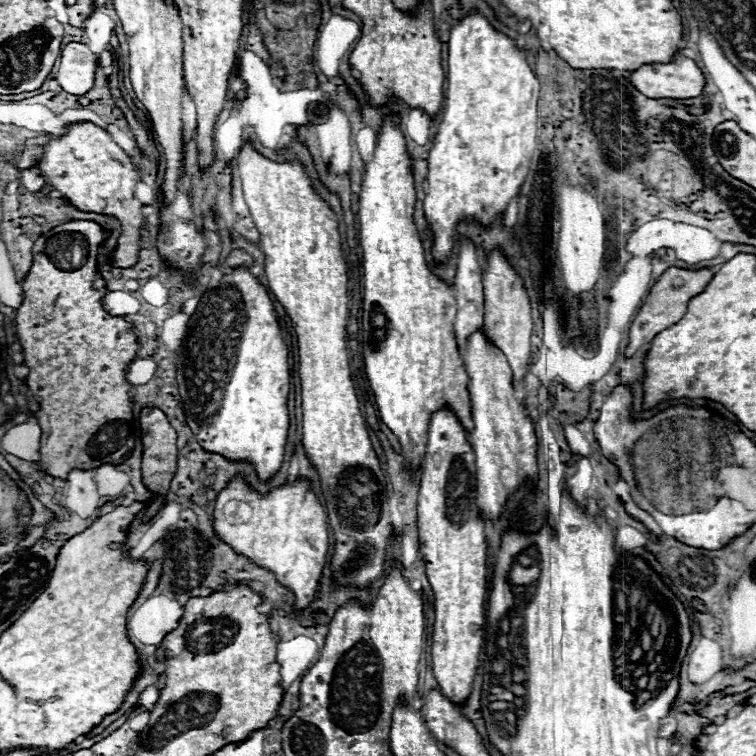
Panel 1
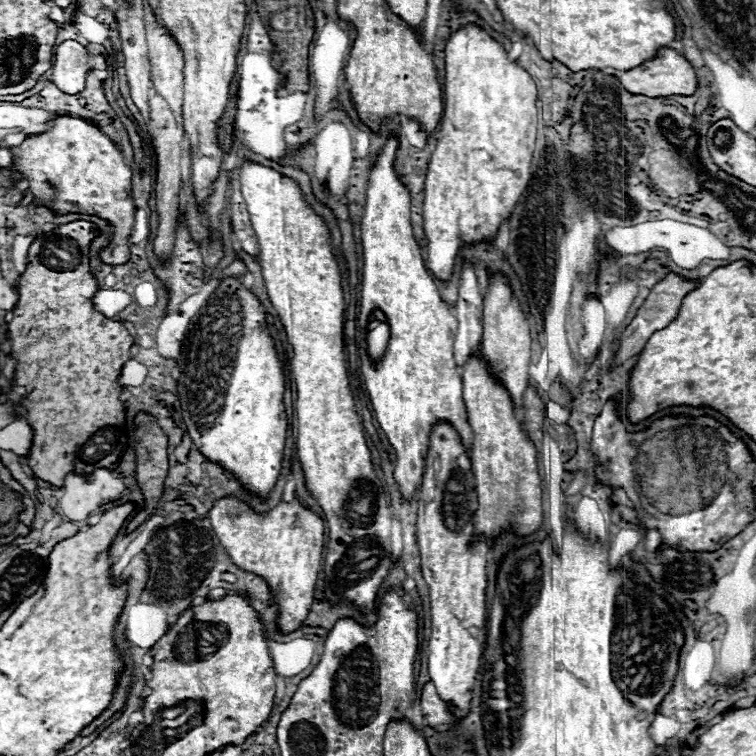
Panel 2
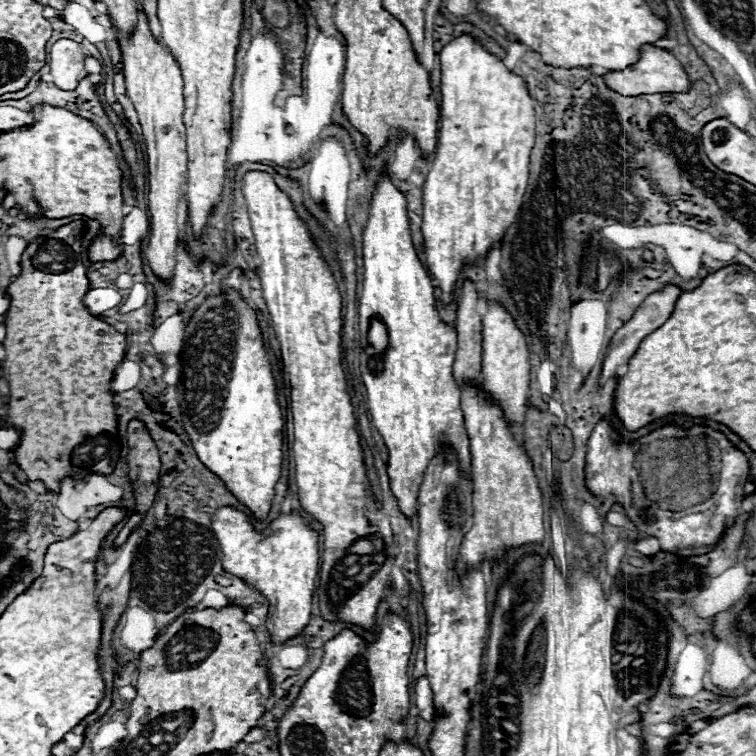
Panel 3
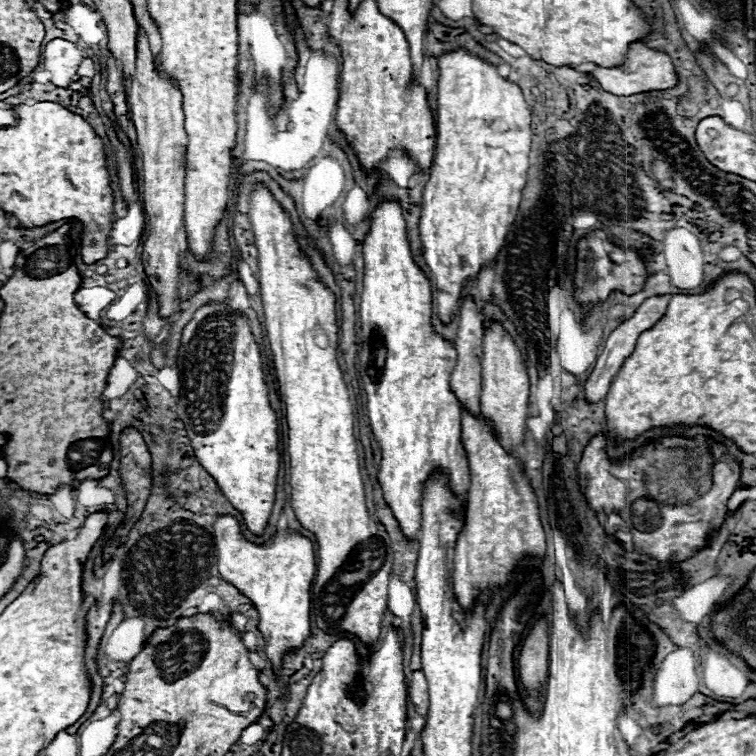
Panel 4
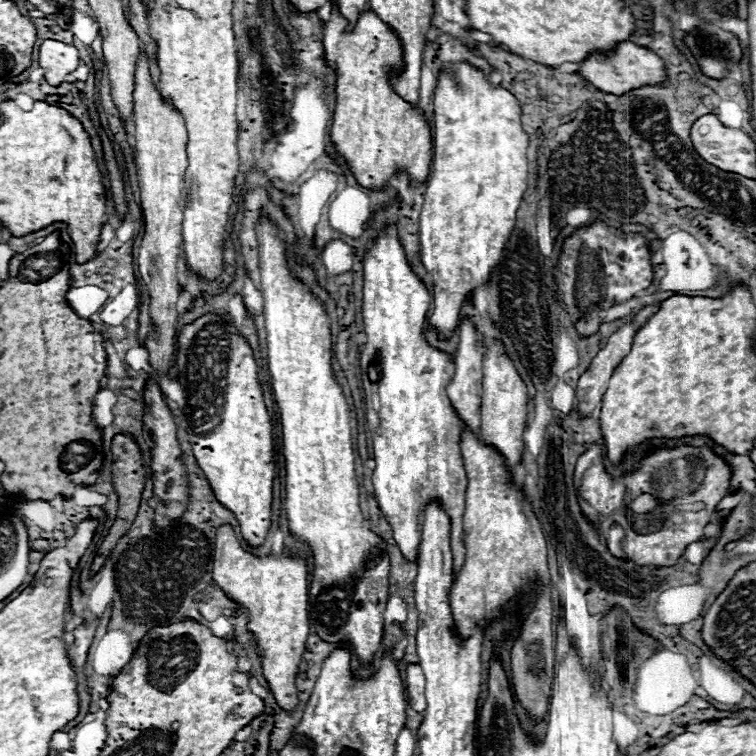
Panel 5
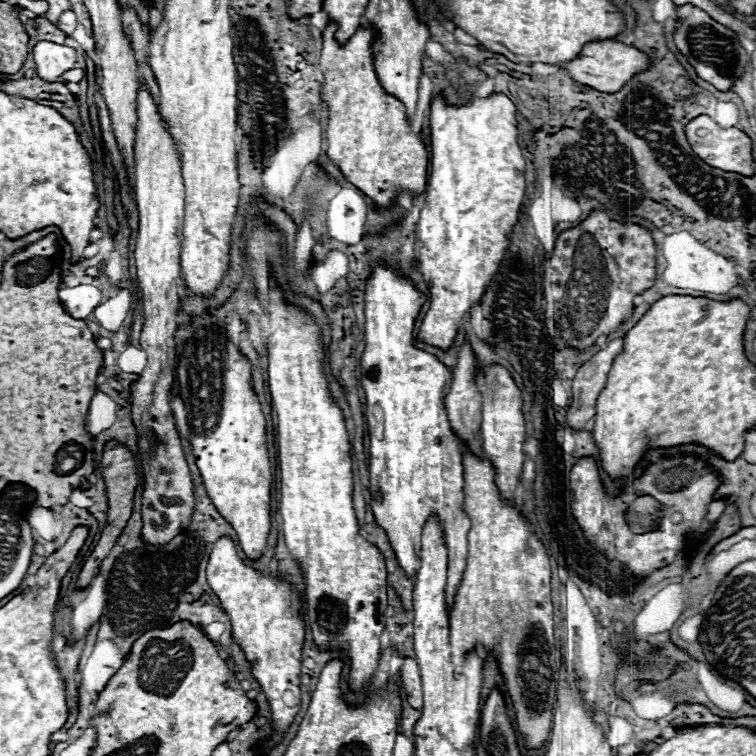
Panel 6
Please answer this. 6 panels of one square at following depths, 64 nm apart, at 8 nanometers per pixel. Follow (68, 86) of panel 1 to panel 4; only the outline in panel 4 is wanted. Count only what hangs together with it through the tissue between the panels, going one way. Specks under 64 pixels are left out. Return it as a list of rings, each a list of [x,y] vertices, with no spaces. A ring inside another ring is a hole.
[[[56,38],[44,46],[42,62],[44,68],[52,74],[50,82],[54,86],[66,88],[68,84],[72,84],[72,76],[76,76],[76,70],[82,62],[82,52],[76,48],[74,42]]]

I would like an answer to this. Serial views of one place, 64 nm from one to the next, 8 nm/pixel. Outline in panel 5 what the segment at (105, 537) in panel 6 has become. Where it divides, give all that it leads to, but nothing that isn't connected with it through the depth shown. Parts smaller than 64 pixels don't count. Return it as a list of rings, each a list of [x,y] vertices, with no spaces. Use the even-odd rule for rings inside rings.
[[[122,434],[114,436],[110,452],[112,452],[112,486],[114,486],[114,492],[118,496],[118,512],[116,512],[118,520],[114,520],[114,524],[112,524],[108,536],[104,538],[102,546],[98,548],[96,556],[108,556],[110,550],[116,546],[116,540],[128,532],[130,524],[136,518],[136,512],[138,512],[138,506],[140,506],[140,494],[142,494],[144,482],[146,482],[146,478],[144,478],[144,460],[142,460],[138,444],[134,442],[132,436],[122,436]]]

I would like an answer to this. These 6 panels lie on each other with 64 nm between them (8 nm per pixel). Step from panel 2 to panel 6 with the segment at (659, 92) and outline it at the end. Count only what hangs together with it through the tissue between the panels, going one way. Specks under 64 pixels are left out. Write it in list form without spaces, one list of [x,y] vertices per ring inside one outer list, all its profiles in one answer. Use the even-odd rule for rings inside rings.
[[[600,40],[600,42],[584,44],[578,58],[566,62],[562,66],[562,70],[574,82],[582,82],[582,84],[586,84],[598,92],[614,92],[614,90],[620,90],[636,72],[640,72],[646,66],[648,66],[648,58],[642,52],[638,52],[636,48],[614,42],[614,40]]]

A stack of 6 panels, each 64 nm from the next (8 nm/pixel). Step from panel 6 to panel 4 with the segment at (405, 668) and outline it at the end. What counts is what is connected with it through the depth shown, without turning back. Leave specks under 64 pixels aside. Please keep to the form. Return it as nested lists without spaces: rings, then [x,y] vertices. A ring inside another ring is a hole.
[[[422,670],[412,672],[410,684],[408,684],[408,698],[414,704],[414,710],[418,714],[426,716],[426,712],[428,712],[428,684],[426,684]]]

